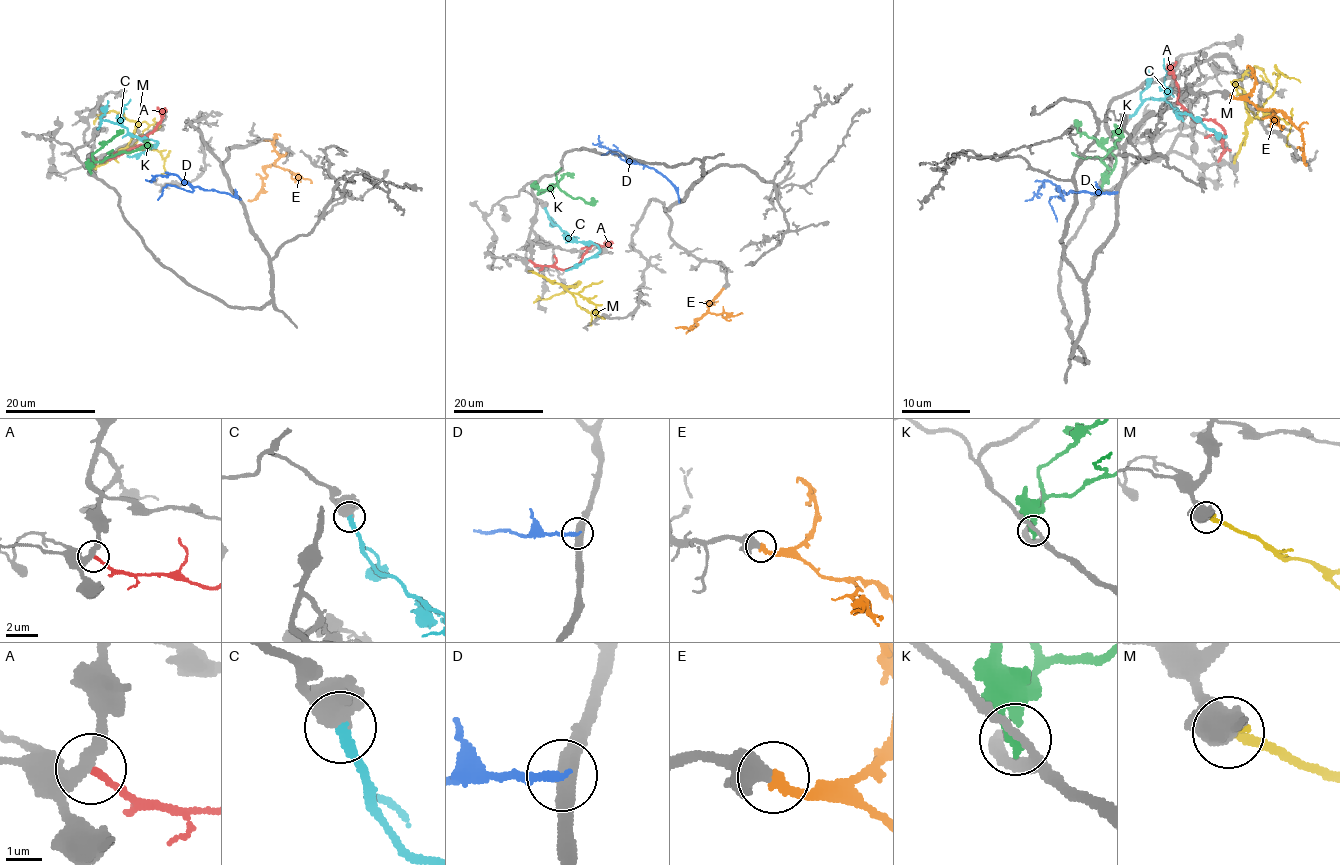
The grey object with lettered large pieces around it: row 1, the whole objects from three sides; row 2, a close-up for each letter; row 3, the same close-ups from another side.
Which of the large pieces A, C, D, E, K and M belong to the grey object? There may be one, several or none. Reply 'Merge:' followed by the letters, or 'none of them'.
Merge: C, E

